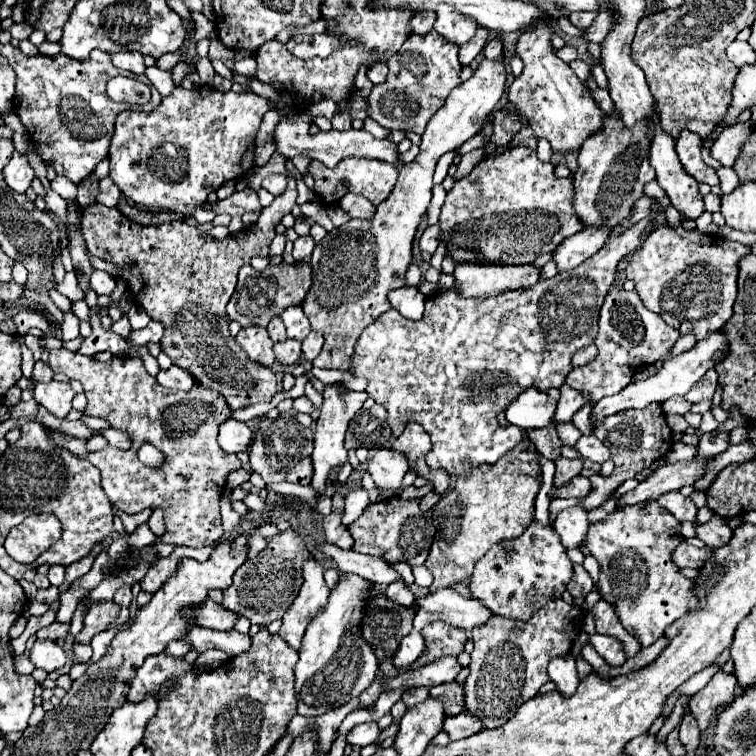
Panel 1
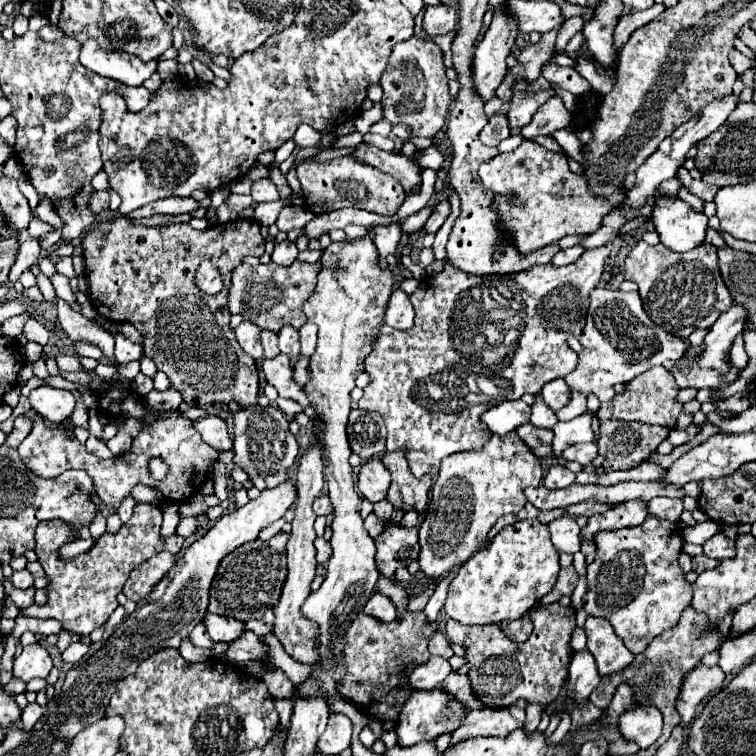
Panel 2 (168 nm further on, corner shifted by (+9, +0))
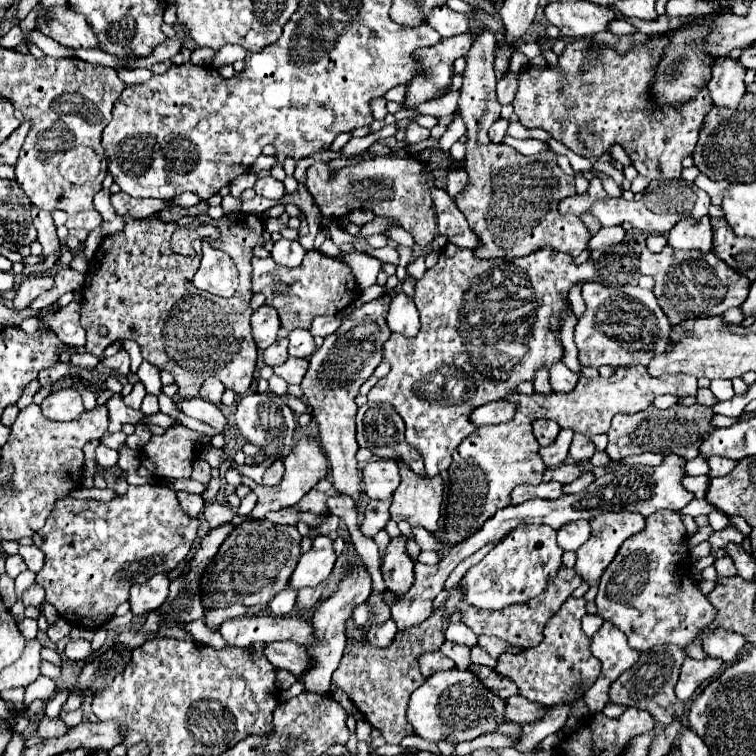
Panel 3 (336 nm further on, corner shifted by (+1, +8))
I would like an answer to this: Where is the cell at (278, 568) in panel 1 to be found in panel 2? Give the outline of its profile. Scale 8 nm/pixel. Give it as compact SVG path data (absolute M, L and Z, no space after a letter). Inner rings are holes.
M277 533L269 541L255 539L255 541L249 541L241 547L237 547L237 551L233 551L229 557L225 557L219 563L217 575L209 589L207 611L217 613L217 615L231 615L241 621L249 621L251 615L253 615L253 619L261 619L263 613L279 601L281 587L287 577L287 557L285 557L287 539L289 539L287 533ZM247 595L253 595L253 603L247 601Z

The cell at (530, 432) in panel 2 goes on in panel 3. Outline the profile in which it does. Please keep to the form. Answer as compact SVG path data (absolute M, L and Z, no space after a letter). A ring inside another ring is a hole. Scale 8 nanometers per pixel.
M537 419L537 421L533 421L533 433L535 433L535 437L537 437L541 447L549 447L553 443L553 439L557 437L559 429L561 427L557 423L553 423L551 419Z

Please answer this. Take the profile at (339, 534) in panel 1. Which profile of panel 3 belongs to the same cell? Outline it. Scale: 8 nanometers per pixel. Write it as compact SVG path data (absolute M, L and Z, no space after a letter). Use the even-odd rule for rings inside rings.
M317 535L313 541L313 551L309 555L301 555L295 573L291 575L291 587L297 591L301 587L315 587L325 581L335 565L335 549L333 541L327 535Z

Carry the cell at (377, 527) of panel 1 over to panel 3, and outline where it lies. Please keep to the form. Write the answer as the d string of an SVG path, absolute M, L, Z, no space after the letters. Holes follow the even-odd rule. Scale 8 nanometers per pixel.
M399 535L393 537L385 549L385 557L383 557L383 579L389 591L401 595L407 593L411 583L413 583L413 565L415 561L411 559L411 555L407 553L407 537Z

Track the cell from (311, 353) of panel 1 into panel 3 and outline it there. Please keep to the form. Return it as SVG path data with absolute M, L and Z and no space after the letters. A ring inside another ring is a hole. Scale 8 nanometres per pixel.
M333 315L333 317L315 317L309 331L311 331L313 337L325 337L325 335L333 333L337 327L339 327L339 317L337 315Z

